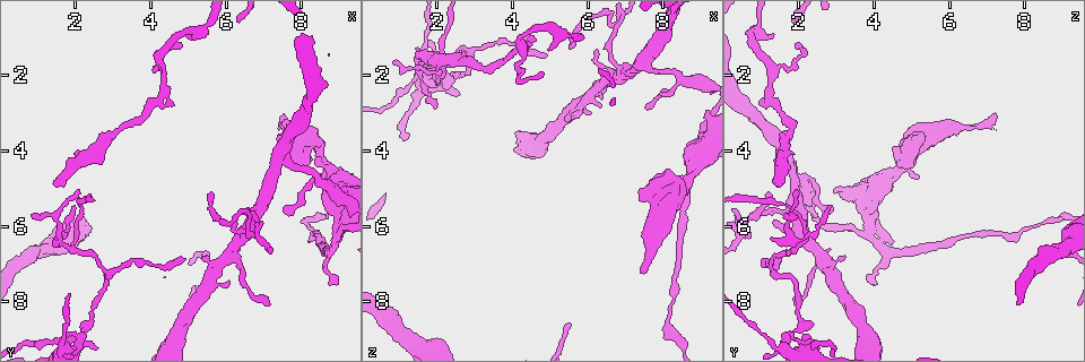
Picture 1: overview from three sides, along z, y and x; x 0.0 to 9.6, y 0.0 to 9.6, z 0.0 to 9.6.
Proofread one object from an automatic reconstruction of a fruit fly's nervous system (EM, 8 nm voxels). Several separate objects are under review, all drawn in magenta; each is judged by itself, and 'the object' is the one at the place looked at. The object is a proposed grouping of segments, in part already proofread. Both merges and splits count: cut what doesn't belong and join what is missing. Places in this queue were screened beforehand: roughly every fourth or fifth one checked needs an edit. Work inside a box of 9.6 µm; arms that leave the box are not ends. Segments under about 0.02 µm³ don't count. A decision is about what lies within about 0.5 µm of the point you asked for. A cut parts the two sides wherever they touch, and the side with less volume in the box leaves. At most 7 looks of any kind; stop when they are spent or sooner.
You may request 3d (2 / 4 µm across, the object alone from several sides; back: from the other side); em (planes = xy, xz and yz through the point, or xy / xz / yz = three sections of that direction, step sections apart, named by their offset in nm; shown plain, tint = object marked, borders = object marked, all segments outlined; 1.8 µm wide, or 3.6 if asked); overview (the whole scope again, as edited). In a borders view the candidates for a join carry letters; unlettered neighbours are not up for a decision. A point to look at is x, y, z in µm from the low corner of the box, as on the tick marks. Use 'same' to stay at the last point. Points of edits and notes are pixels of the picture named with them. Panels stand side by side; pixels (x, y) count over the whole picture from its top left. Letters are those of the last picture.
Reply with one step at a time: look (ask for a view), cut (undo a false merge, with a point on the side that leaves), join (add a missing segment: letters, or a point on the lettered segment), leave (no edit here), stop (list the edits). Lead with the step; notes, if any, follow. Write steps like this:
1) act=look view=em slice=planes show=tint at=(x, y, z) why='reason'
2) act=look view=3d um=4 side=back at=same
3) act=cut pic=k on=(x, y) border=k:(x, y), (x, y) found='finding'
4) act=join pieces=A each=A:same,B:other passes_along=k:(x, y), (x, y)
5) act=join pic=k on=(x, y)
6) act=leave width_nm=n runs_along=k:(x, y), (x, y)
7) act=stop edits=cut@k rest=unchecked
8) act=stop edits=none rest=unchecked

act=look view=em slice=planes show=plain at=(8.95, 6.25, 3.85)

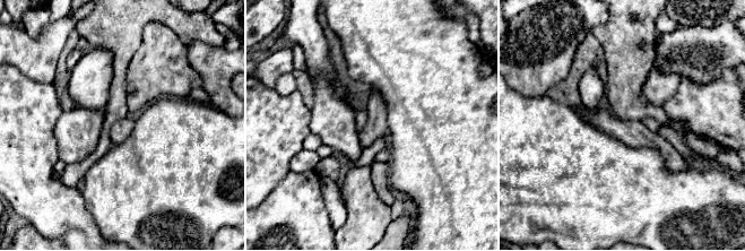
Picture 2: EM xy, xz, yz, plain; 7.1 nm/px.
act=look view=em slice=planes show=borders at=same

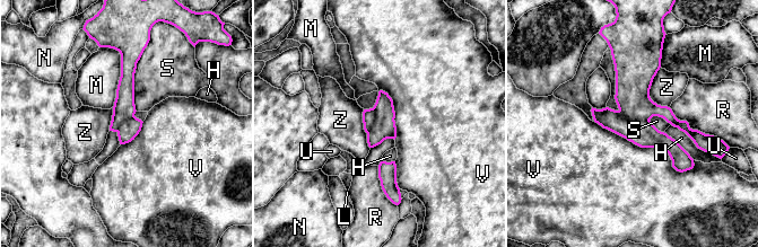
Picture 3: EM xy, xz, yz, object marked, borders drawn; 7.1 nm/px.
act=cut pic=3 on=(633, 85) each=H:other,L:other,M:other,N:other,R:other,S:other,U:other,V:other,Z:other part_leaving=3:(616, 59), (633, 89), (698, 141) found='a second neuron is stuck on'

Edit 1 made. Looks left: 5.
act=look view=overview why='see it whole again'

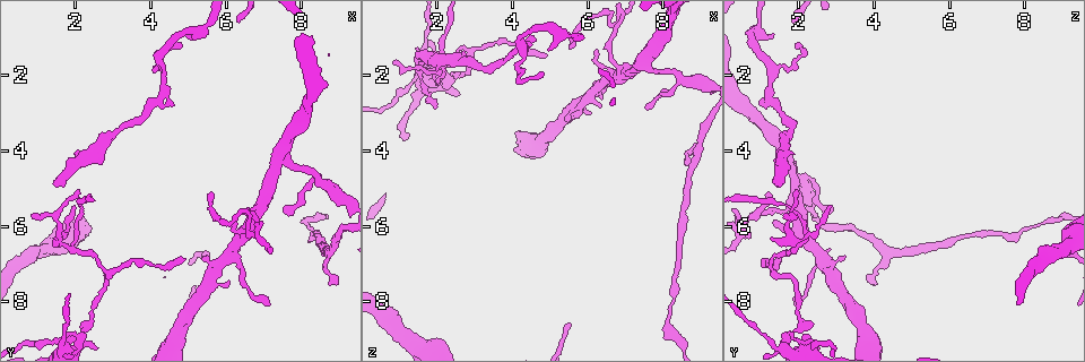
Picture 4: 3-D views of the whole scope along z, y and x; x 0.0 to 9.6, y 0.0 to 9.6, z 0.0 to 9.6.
act=look view=3d um=4 at=(7.20, 8.05, 1.95) why='an open end'

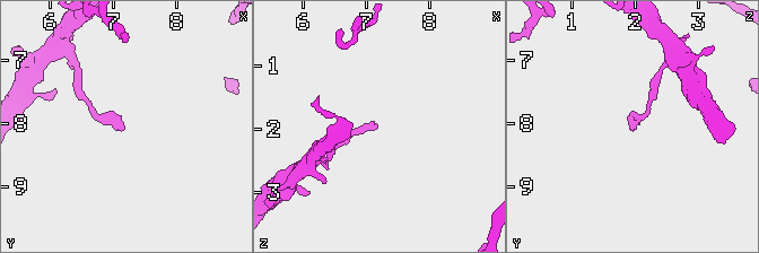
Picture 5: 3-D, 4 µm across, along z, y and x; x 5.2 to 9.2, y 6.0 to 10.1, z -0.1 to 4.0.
act=look view=em slice=planes show=borders at=(7.15, 8.10, 1.95) why='now the EM'

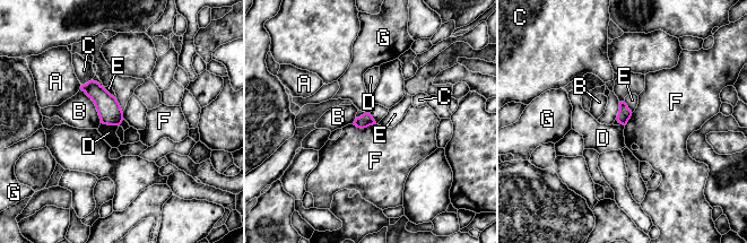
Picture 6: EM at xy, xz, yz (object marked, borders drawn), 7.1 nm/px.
act=leave width_nm=90 each=A:other,B:other,C:other,D:other,E:other,F:other,G:other border=6:(353, 123), (361, 128), (375, 124) found='no lettered segment goes on from it'

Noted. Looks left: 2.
act=look view=3d um=2 at=(1.50, 4.85, 1.55) why='branch stops here'

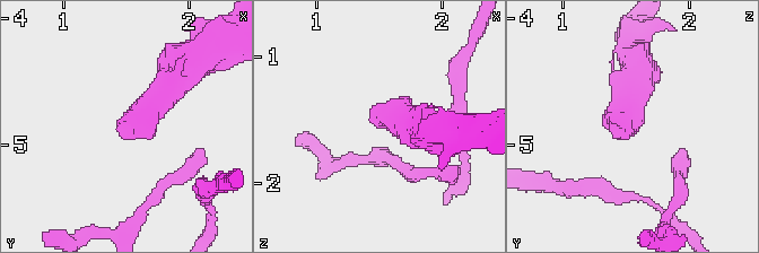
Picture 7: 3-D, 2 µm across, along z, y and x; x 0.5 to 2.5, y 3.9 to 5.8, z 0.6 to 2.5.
act=look view=em slice=planes show=borders at=(1.44, 4.92, 1.52) why='need the tissue'

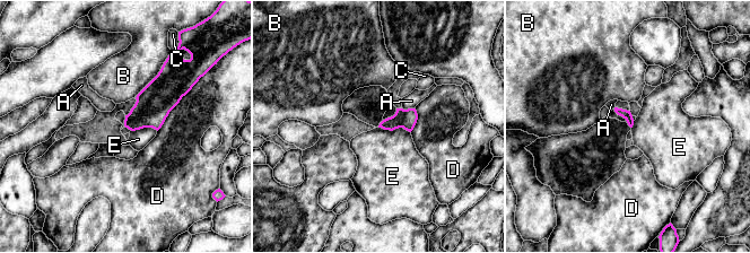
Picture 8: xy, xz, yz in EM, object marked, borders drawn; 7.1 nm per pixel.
act=leave each=A:other,B:other,C:other,D:other,E:other border=8:(124, 125), (131, 130), (157, 130) found='none of them fits'

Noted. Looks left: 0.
act=stop edits=cut@3 rest=unchecked

